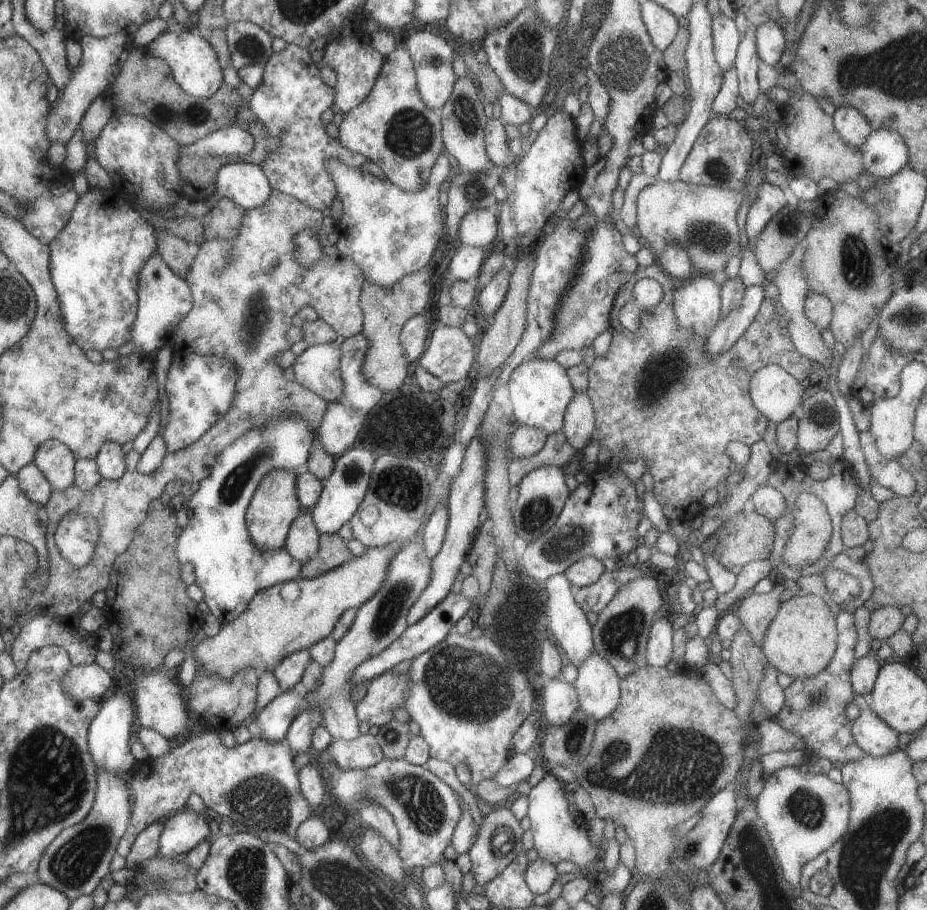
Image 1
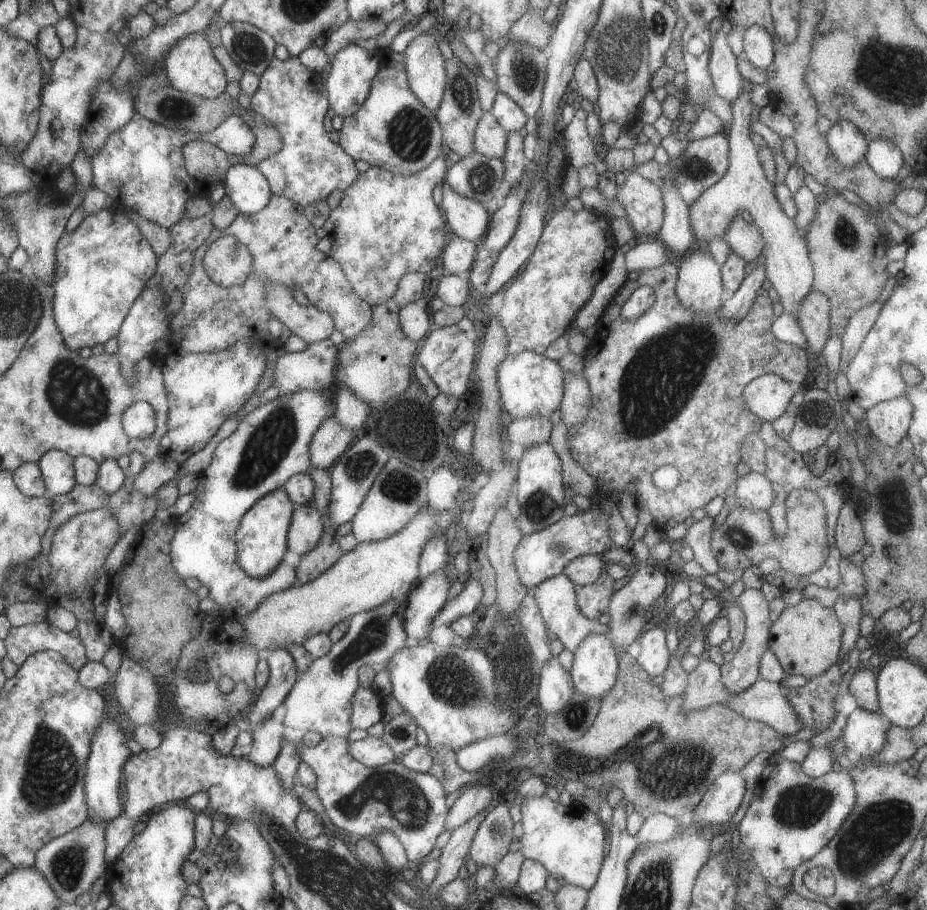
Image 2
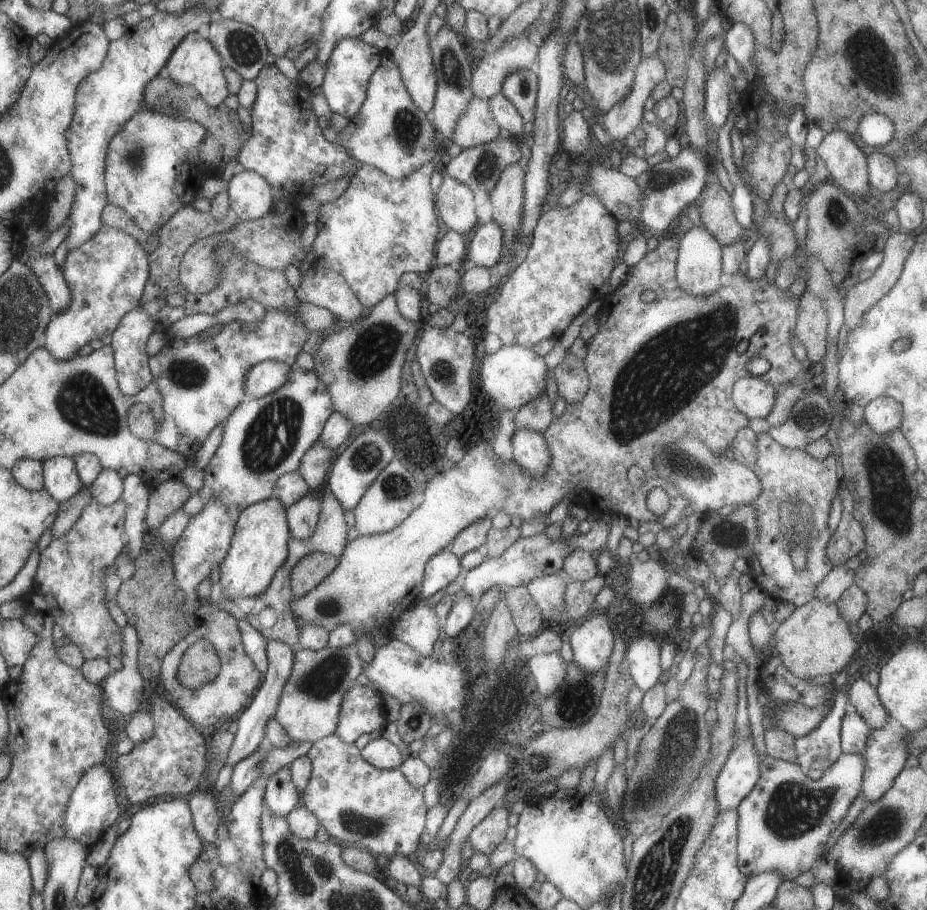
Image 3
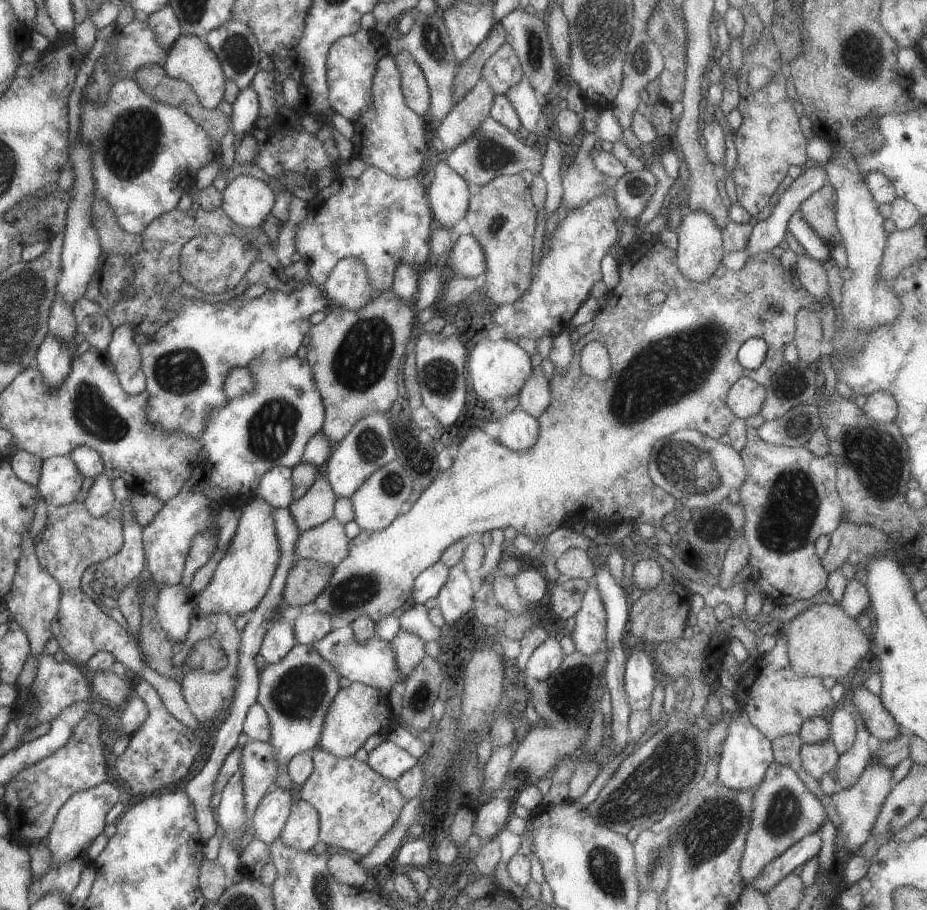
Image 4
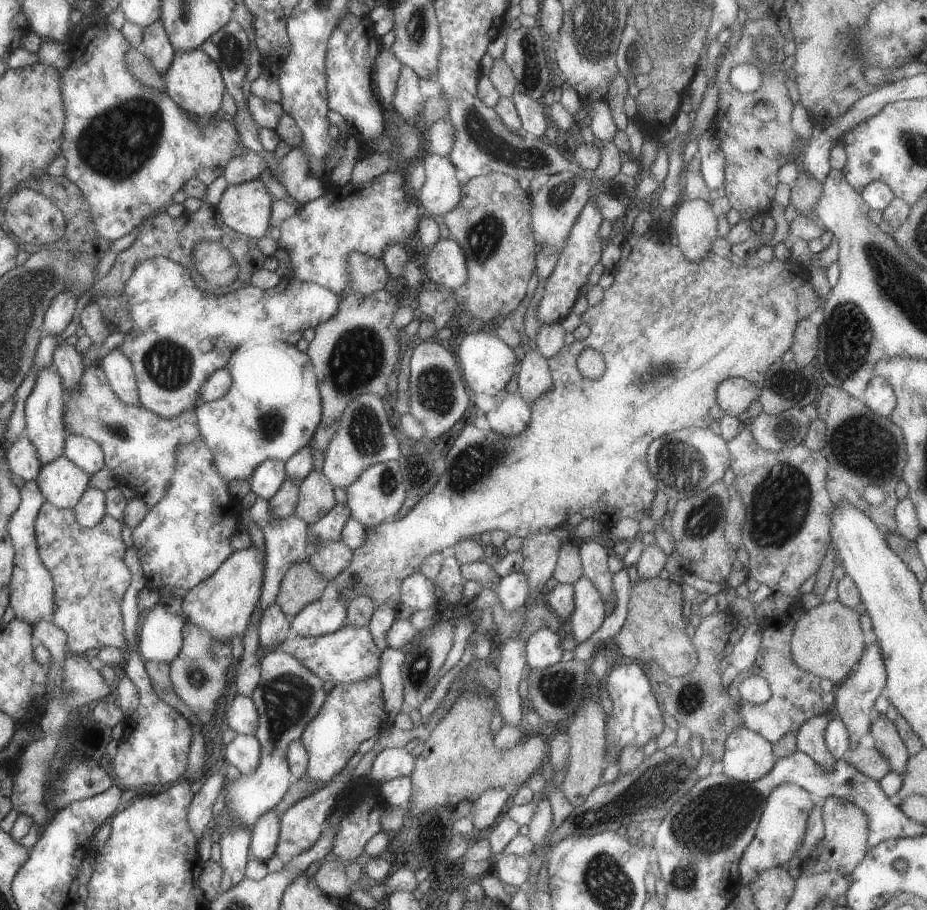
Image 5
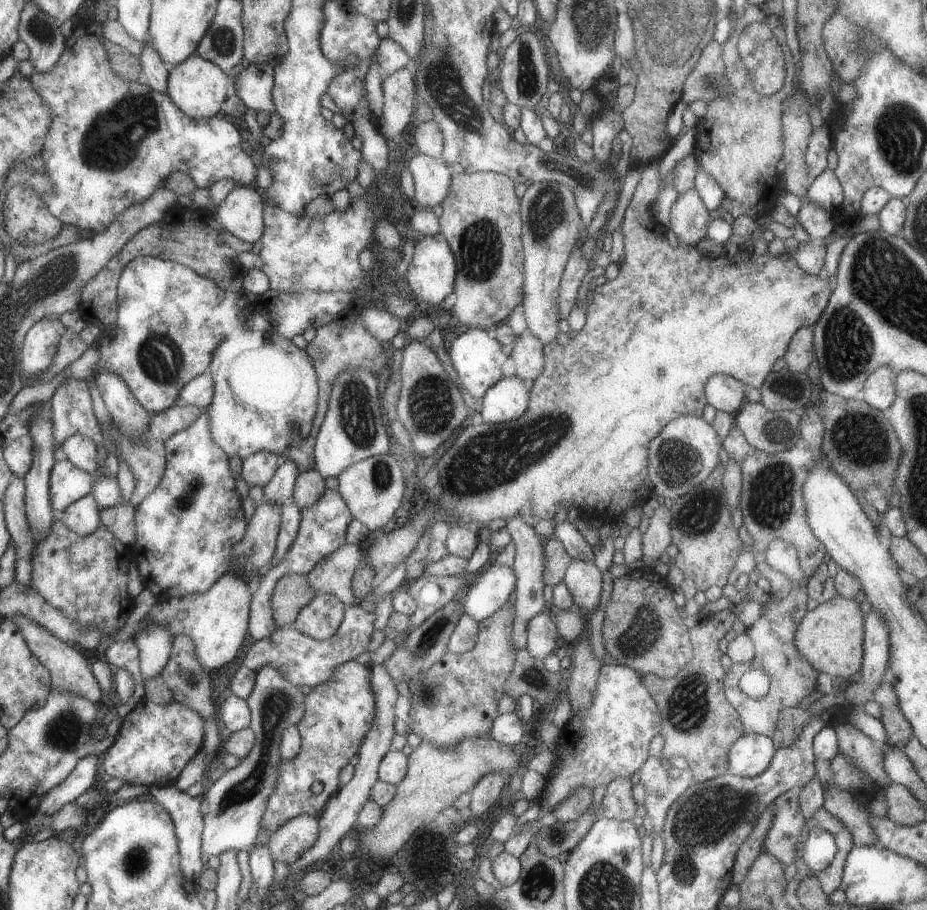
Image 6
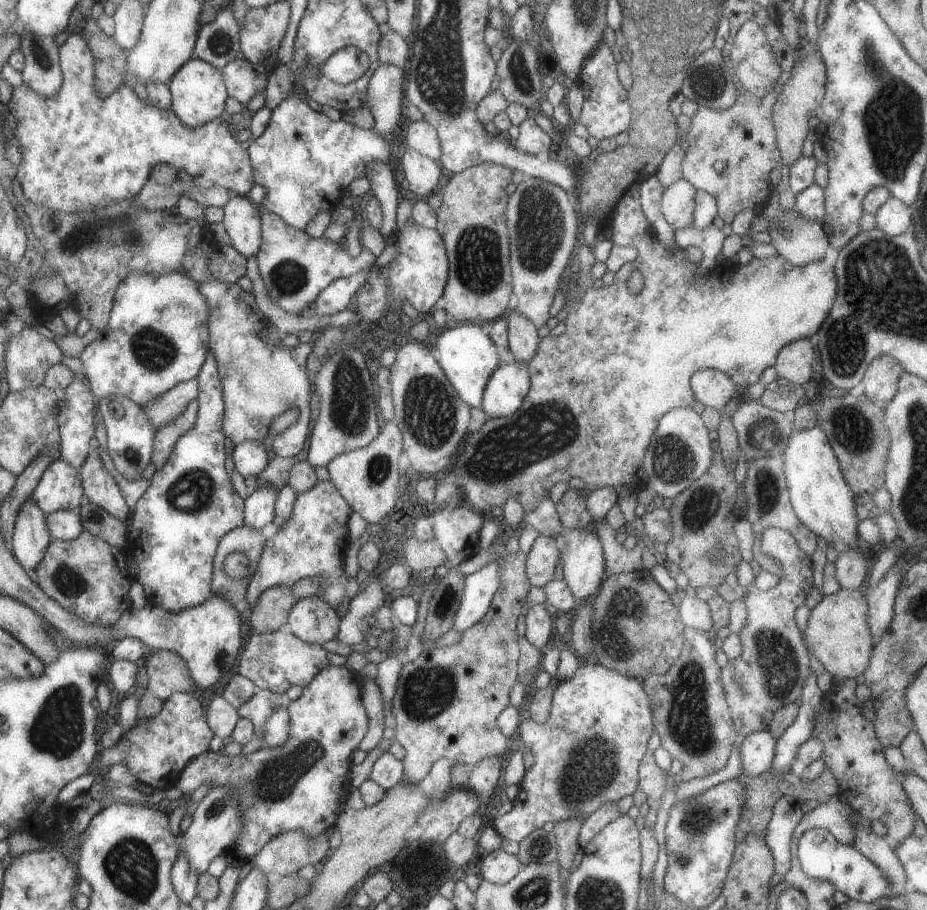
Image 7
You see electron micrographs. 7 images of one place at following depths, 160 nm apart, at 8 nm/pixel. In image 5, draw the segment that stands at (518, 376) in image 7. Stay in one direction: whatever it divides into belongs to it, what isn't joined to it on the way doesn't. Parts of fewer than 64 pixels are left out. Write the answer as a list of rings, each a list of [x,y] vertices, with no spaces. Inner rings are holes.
[[[505,392],[497,405],[484,414],[490,428],[503,436],[519,434],[530,422],[530,404],[516,392]]]

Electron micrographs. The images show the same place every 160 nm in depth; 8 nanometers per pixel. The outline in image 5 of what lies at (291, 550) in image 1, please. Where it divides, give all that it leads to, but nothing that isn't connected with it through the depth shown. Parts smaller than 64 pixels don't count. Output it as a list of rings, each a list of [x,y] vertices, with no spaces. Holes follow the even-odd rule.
[[[312,469],[299,484],[295,516],[307,525],[317,522],[336,504],[333,488],[322,471]]]

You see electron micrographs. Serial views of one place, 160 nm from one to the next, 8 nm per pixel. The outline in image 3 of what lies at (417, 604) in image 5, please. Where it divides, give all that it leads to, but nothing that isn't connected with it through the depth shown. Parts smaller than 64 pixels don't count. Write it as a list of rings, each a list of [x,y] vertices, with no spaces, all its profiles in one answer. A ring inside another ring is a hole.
[[[443,549],[428,558],[424,566],[419,598],[428,599],[437,590],[447,586],[457,576],[459,569],[458,558]]]

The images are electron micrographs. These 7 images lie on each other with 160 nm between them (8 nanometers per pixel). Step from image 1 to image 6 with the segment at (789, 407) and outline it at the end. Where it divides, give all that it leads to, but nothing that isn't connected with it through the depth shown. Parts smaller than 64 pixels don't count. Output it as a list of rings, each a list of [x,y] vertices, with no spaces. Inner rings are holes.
[[[713,374],[703,384],[705,402],[726,414],[736,414],[745,403],[744,384],[727,375]]]

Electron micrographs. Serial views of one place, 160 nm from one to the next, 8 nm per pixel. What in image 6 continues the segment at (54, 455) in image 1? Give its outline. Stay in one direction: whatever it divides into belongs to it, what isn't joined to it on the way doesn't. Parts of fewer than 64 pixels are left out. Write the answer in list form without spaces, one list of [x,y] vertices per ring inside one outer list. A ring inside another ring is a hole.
[[[62,457],[52,470],[50,495],[55,512],[62,513],[80,498],[94,492],[95,476]]]

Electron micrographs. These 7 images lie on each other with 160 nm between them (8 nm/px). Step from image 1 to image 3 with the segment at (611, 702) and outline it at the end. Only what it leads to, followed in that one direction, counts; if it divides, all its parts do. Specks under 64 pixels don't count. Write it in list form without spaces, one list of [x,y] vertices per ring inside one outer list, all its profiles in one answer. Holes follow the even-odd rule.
[[[604,610],[595,611],[569,636],[572,661],[587,674],[605,672],[614,645],[612,625]]]

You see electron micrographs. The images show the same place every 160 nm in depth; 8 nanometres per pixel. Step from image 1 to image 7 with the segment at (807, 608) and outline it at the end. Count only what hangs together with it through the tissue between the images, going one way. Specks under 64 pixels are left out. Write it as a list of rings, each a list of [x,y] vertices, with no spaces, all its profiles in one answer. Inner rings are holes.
[[[841,588],[835,594],[823,595],[819,604],[810,611],[805,626],[804,644],[807,653],[816,658],[832,678],[855,679],[863,674],[874,646],[867,625],[866,596],[857,589]]]

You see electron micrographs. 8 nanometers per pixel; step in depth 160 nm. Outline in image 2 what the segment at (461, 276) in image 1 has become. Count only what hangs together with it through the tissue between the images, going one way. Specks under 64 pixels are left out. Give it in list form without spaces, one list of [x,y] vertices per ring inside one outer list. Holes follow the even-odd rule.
[[[453,238],[440,254],[442,268],[449,275],[465,276],[481,253],[478,244],[462,238]]]

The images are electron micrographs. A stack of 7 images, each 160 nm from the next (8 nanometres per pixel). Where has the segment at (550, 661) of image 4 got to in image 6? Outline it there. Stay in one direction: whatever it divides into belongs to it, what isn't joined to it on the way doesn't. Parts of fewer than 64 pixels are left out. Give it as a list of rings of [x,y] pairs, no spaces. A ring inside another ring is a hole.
[[[546,610],[529,618],[526,633],[526,652],[532,658],[543,660],[557,646],[558,633]]]

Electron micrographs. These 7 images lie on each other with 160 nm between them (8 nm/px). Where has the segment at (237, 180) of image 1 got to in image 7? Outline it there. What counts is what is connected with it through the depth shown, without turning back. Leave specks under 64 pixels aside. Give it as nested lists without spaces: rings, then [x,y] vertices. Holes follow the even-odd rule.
[[[231,195],[223,206],[221,224],[229,237],[230,247],[241,257],[255,256],[261,246],[260,209],[247,196]]]

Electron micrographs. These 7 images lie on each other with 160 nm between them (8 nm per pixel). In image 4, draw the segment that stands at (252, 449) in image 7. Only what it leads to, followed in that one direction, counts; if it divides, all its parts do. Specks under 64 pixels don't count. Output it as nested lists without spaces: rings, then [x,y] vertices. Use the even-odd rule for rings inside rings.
[[[275,467],[260,478],[255,496],[260,496],[266,500],[273,509],[275,507],[285,508],[294,499],[292,490],[291,469],[289,467]]]

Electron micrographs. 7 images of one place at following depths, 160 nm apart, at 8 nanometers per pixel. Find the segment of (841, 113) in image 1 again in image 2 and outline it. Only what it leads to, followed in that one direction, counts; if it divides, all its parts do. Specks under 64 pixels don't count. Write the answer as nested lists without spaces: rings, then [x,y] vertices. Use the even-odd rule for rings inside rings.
[[[845,119],[834,122],[826,132],[825,137],[831,154],[834,154],[834,157],[840,162],[840,166],[850,167],[864,158],[867,140],[852,122]]]

